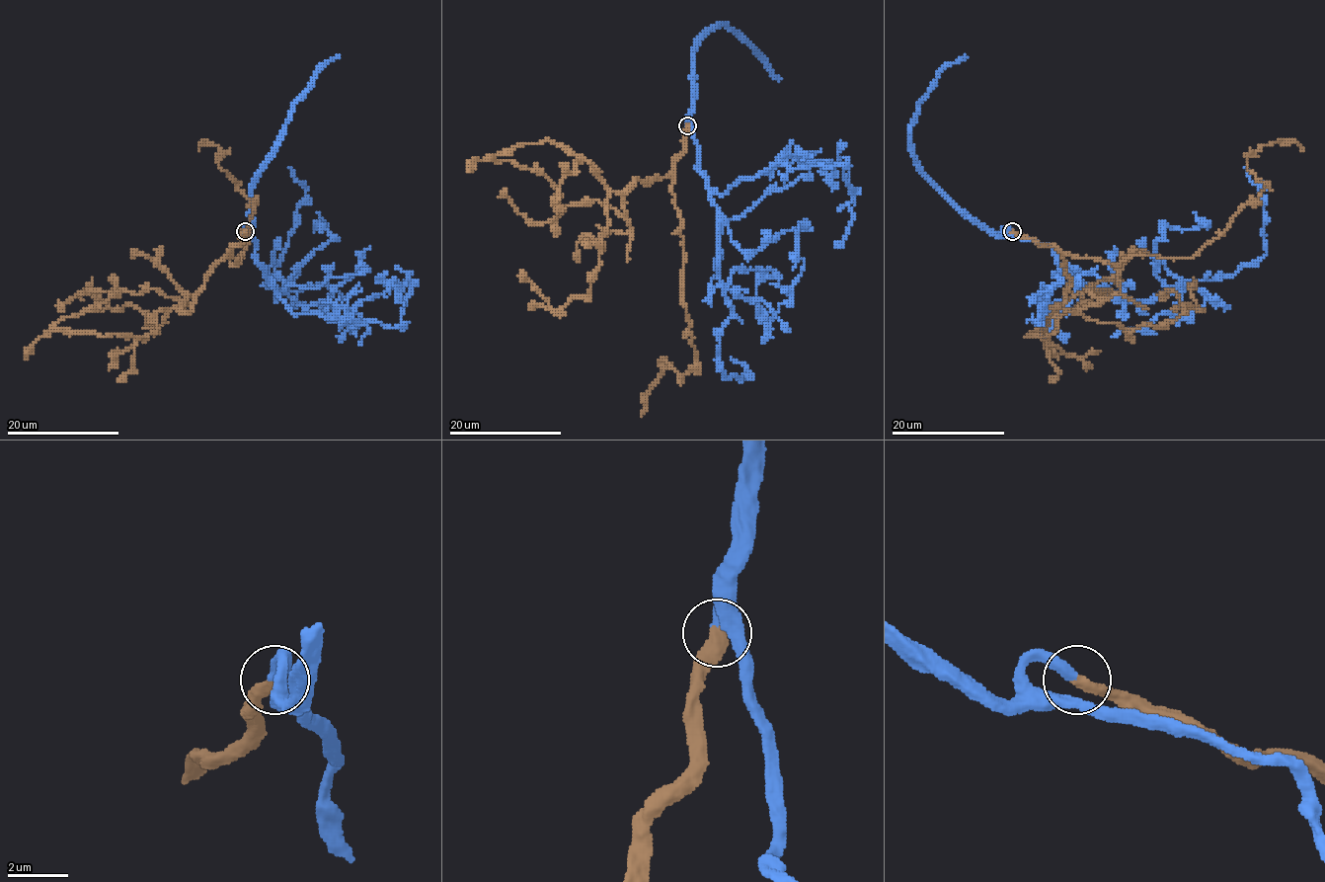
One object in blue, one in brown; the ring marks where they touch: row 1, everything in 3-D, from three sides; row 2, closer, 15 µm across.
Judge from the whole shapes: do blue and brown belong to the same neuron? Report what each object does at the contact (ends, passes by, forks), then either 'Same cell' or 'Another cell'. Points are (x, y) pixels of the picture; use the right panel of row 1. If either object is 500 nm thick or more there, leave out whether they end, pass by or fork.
At the ring blue ends. At the ring brown ends. Same cell

